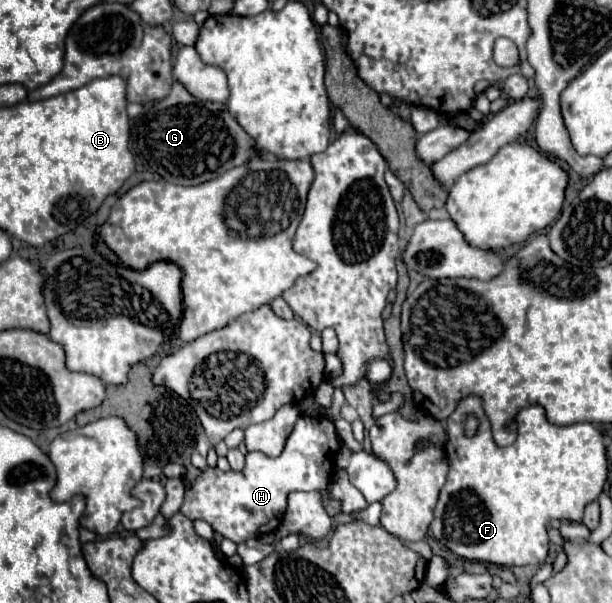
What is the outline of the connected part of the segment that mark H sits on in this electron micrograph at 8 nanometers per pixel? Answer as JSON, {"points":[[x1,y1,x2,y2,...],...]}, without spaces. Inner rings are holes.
{"points":[[301,415,279,457,271,459,267,455,249,451,245,455,243,471,225,473,217,467,207,467,189,487,185,483,185,503,181,505,181,513,185,517,189,513,191,521,207,521,215,533,231,539,233,543,257,539,263,533,273,533,283,519,287,495,291,491,323,491,327,513,337,515,341,509,337,501,329,499,329,483,333,473,333,459,339,447,341,441,333,421,327,417],[253,455,257,457,253,459]]}

